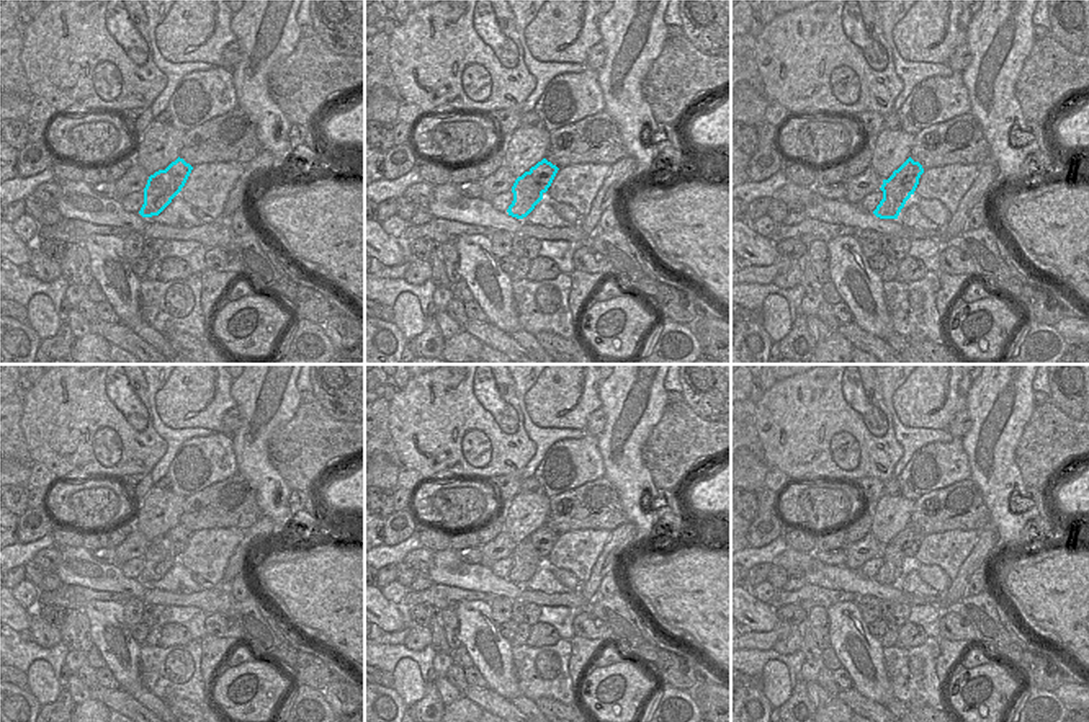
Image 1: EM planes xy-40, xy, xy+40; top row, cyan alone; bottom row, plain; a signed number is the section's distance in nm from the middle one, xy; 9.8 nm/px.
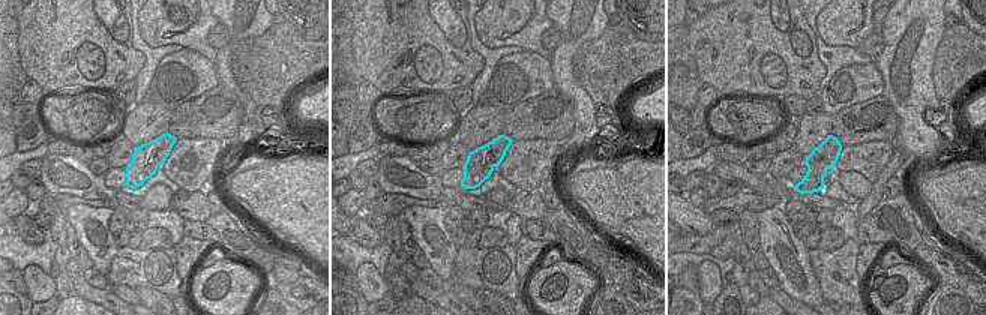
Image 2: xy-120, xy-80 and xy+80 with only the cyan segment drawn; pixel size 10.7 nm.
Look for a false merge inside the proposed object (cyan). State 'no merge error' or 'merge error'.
merge error

